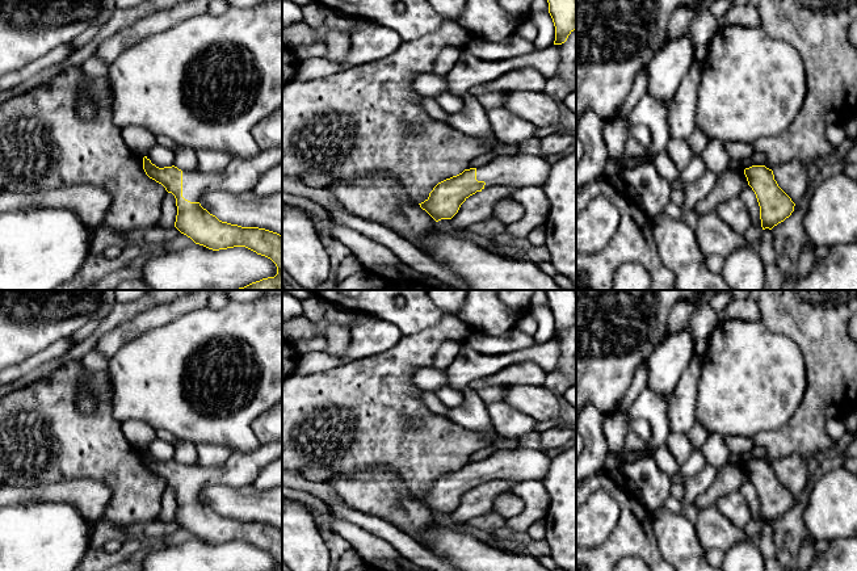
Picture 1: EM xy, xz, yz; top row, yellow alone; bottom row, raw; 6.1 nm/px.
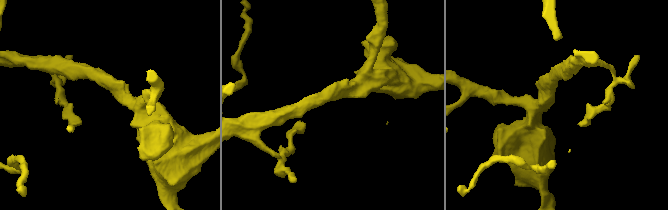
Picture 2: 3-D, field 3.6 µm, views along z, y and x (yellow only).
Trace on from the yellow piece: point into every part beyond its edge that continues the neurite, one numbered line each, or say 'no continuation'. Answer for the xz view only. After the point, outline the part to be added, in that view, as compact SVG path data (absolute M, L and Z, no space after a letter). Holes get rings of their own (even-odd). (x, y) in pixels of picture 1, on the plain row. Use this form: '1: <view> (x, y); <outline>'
1: xz (522, 464); M517 448L497 450L476 462L476 474L488 480L538 480L543 482L551 466L545 450Z

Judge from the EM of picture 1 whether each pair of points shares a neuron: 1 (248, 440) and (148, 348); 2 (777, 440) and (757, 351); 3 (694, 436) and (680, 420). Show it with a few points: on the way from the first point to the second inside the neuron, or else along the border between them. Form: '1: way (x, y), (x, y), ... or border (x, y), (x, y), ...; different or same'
1: way (217, 423), (187, 411), (176, 380); same
2: border (797, 408), (780, 427), (759, 431), (752, 437); different
3: border (696, 420), (687, 432); different

